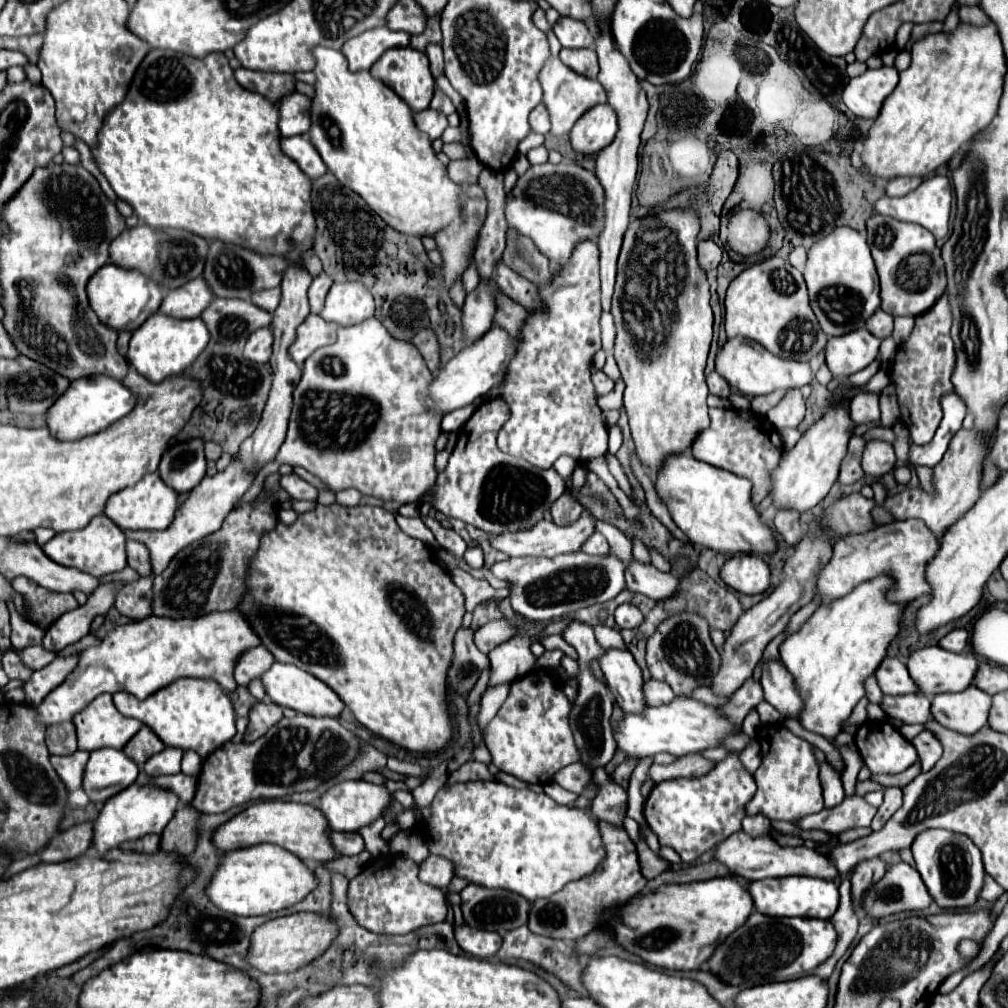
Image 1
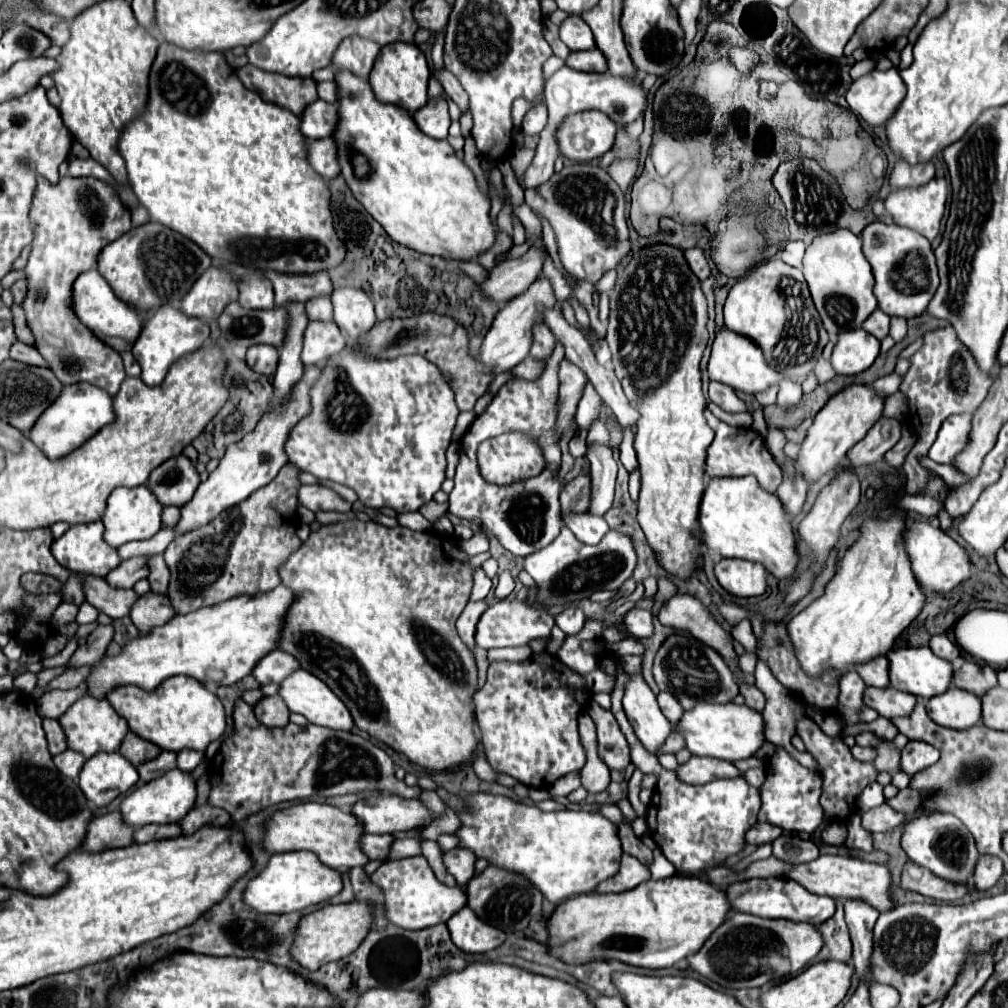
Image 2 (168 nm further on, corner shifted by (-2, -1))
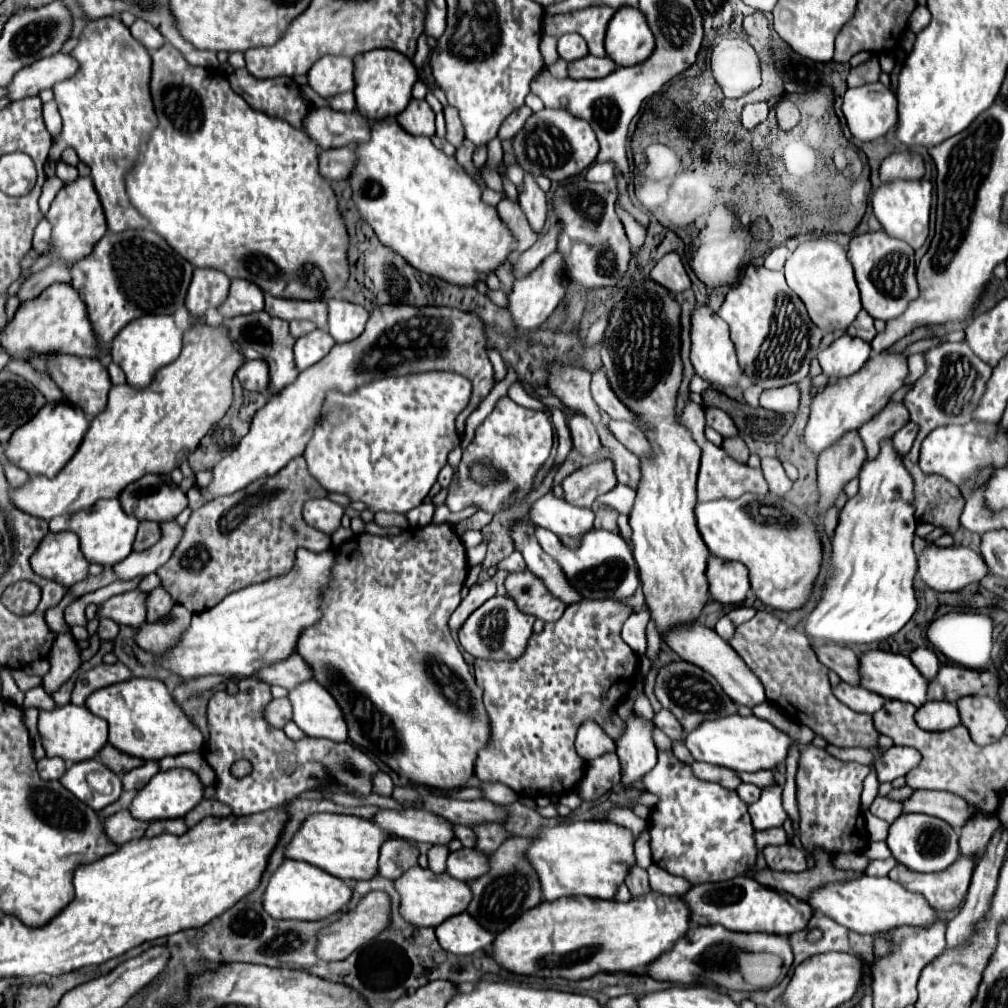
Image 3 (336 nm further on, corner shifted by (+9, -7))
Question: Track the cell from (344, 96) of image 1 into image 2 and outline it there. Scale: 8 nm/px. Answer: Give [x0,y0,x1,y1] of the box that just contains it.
[334,71,498,261]

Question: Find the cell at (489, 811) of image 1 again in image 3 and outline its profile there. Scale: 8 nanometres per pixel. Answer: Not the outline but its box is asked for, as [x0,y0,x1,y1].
[523,821,635,901]

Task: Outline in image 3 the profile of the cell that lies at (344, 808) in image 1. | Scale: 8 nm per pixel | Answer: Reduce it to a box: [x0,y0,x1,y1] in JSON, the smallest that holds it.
[371,809,453,845]

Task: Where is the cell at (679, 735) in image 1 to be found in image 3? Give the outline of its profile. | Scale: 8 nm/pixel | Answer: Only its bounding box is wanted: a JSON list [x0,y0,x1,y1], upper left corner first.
[685,715,791,771]

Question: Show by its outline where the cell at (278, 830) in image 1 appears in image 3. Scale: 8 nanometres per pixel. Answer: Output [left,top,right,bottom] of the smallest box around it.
[285,813,387,879]

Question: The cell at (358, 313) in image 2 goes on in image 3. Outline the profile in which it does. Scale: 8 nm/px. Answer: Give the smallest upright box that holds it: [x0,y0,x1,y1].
[327,299,369,343]

